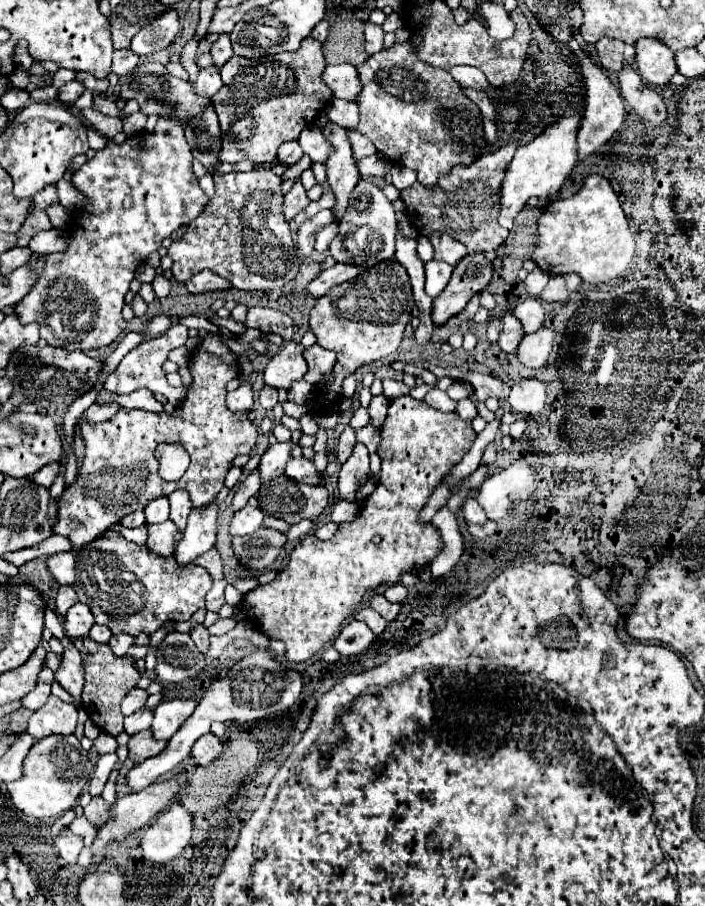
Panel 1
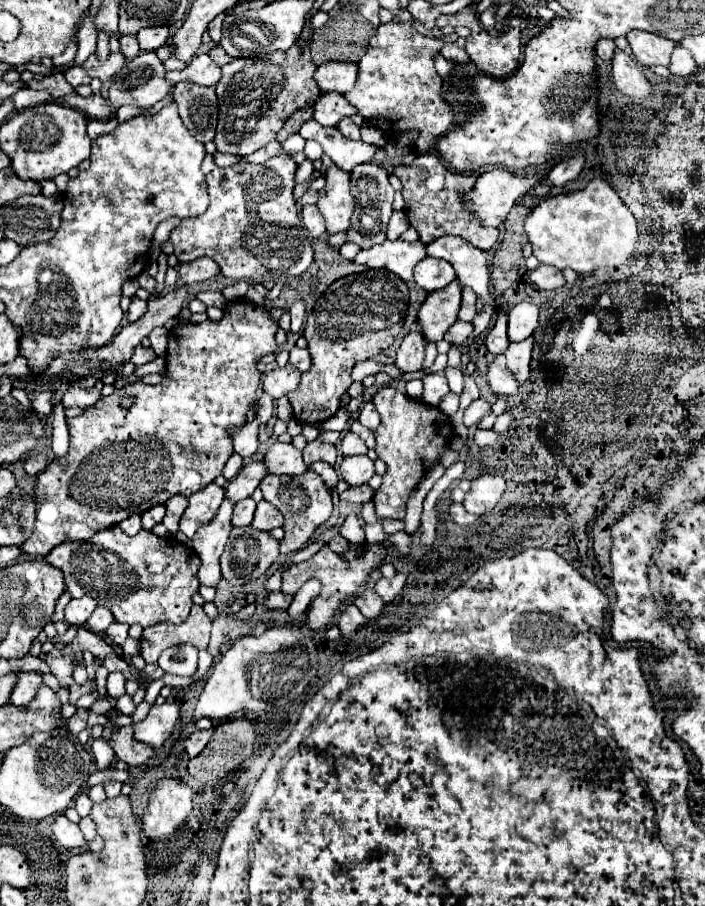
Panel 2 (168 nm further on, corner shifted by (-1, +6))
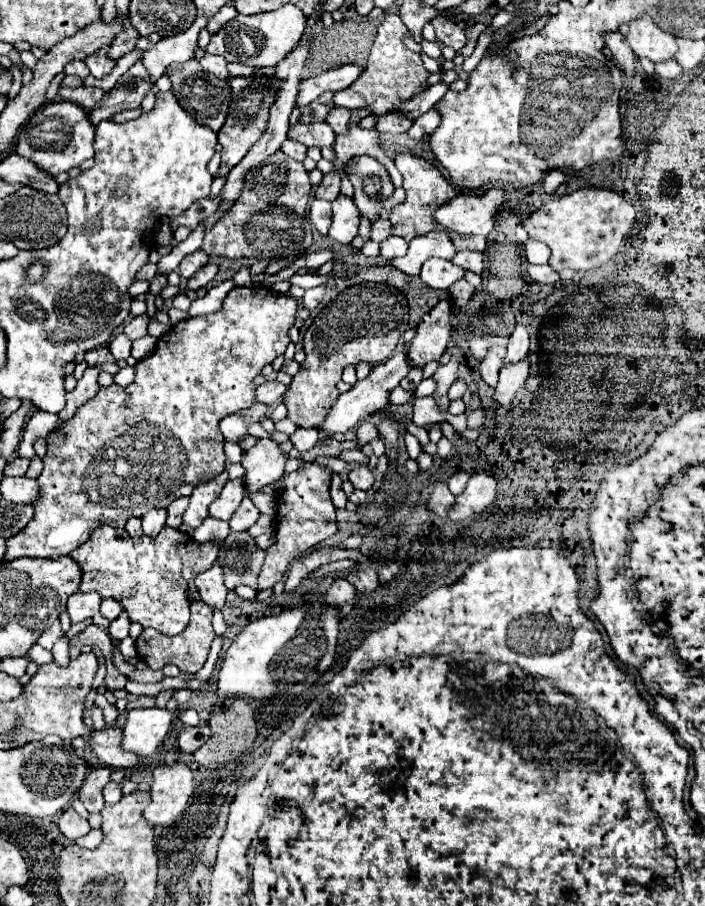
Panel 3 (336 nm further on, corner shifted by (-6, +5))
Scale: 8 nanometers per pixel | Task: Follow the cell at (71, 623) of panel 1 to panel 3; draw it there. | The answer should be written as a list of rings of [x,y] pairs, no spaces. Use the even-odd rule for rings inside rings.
[[[78,591],[68,599],[66,611],[68,611],[72,623],[80,623],[84,619],[90,619],[100,611],[100,595]]]

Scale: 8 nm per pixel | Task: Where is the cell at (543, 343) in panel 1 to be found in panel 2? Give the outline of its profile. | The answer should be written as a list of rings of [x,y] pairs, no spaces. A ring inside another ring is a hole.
[[[533,336],[527,338],[527,340],[521,340],[521,342],[511,342],[507,352],[505,352],[505,358],[507,358],[507,366],[509,370],[517,376],[517,380],[523,384],[529,376],[529,364],[531,364],[531,352],[533,352]]]

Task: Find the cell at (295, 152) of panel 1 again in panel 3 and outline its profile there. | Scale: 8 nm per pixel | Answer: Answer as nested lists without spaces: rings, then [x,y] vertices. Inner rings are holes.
[[[324,93],[320,95],[316,101],[312,101],[306,107],[294,107],[292,115],[290,115],[290,125],[296,123],[316,123],[316,121],[324,121],[326,115],[332,111],[334,101],[332,101],[332,93]]]

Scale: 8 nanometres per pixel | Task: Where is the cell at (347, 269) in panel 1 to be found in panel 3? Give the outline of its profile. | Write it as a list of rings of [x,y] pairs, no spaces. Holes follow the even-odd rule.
[[[430,231],[428,235],[416,237],[410,243],[410,249],[404,257],[392,259],[392,265],[406,275],[418,275],[422,269],[422,263],[430,257],[440,257],[440,259],[452,259],[456,253],[452,239],[448,237],[446,231]]]

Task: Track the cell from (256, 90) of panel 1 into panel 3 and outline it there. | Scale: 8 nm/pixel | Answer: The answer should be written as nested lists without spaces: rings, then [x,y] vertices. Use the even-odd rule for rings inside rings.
[[[256,75],[256,77],[248,77],[248,79],[236,77],[236,79],[230,79],[230,87],[232,87],[230,113],[228,113],[224,127],[218,131],[218,143],[224,149],[222,149],[222,165],[216,173],[216,177],[226,177],[232,171],[232,167],[236,167],[240,163],[240,159],[248,153],[248,149],[264,133],[266,121],[268,121],[268,107],[272,107],[274,99],[276,99],[278,79],[268,77],[268,75]]]

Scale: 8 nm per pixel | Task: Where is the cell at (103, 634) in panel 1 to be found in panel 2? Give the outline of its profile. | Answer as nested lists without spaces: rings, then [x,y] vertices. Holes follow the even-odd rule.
[[[99,606],[99,608],[95,608],[95,612],[91,614],[91,618],[87,620],[85,628],[91,630],[91,632],[97,632],[97,634],[103,634],[113,622],[115,622],[113,614],[111,614],[107,608],[101,608],[101,606]]]

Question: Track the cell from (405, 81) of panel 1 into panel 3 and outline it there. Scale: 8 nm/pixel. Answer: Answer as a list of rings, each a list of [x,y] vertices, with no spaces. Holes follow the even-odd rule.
[[[386,15],[384,21],[378,27],[376,41],[372,45],[368,65],[362,71],[362,75],[340,93],[334,93],[334,105],[344,109],[358,109],[358,107],[370,107],[376,115],[388,113],[392,107],[398,107],[400,103],[408,101],[412,95],[422,93],[420,87],[428,79],[428,71],[422,67],[420,53],[412,53],[404,47],[402,39],[406,35],[406,25],[398,15]]]

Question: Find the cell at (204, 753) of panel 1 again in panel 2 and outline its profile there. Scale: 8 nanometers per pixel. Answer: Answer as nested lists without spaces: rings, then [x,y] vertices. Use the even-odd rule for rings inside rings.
[[[195,730],[189,738],[185,738],[185,752],[189,754],[189,758],[195,758],[197,754],[201,754],[201,750],[207,746],[211,736],[213,736],[213,730]]]

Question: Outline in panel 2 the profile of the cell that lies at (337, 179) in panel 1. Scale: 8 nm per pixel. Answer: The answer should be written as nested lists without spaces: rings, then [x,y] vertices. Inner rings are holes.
[[[331,166],[325,172],[325,196],[319,198],[317,208],[327,222],[327,234],[345,232],[353,214],[353,196],[349,192],[351,172]]]

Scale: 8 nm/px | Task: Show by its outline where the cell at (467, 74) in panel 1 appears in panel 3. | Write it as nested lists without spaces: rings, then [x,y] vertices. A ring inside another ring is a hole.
[[[438,15],[432,19],[432,25],[436,29],[436,39],[442,43],[442,45],[448,45],[452,47],[456,53],[466,45],[466,35],[464,35],[464,29],[458,27],[458,23],[448,17],[448,15]]]

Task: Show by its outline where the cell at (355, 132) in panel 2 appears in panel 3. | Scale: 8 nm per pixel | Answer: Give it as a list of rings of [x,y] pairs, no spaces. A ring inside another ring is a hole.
[[[334,107],[332,113],[328,113],[328,125],[334,129],[334,133],[344,133],[348,131],[348,121],[350,121],[350,111],[342,107]]]

